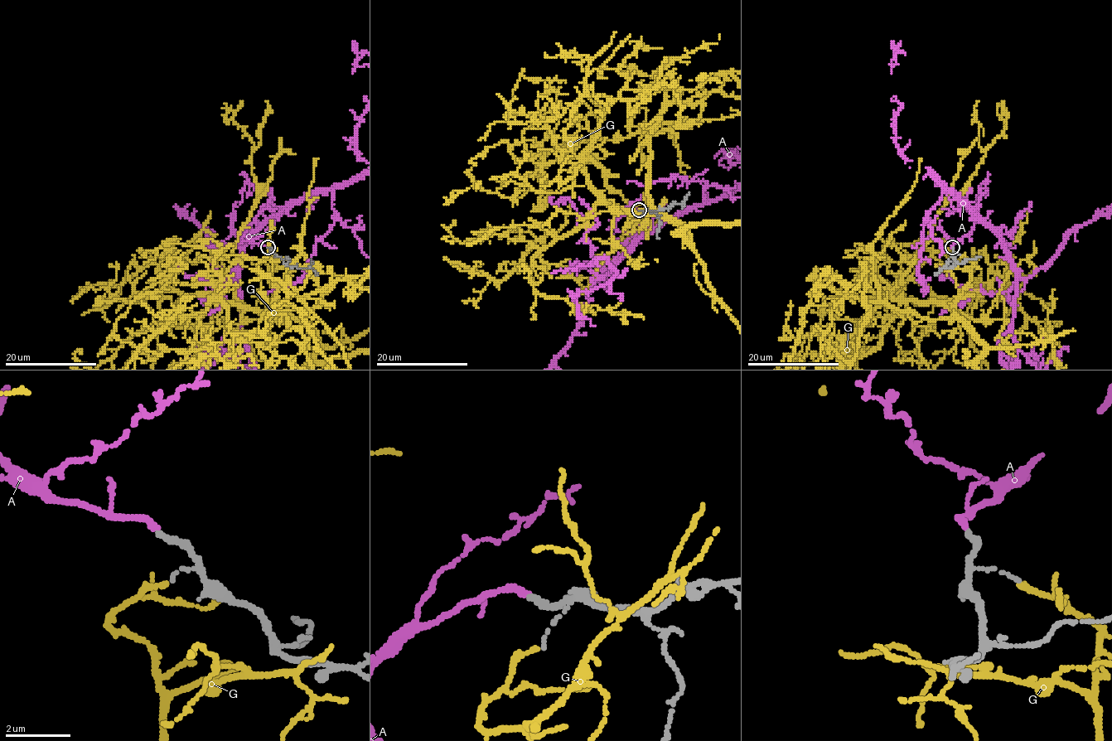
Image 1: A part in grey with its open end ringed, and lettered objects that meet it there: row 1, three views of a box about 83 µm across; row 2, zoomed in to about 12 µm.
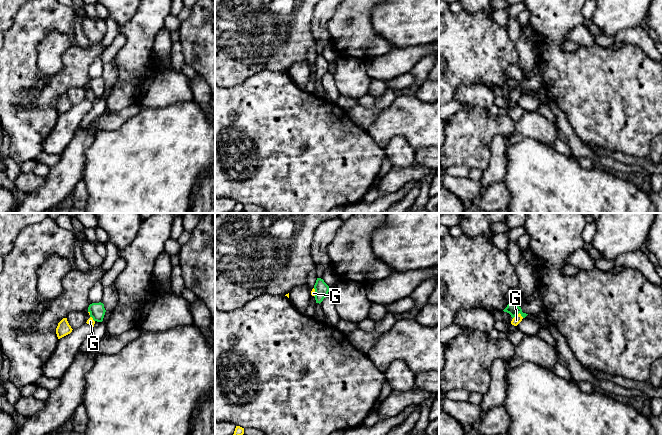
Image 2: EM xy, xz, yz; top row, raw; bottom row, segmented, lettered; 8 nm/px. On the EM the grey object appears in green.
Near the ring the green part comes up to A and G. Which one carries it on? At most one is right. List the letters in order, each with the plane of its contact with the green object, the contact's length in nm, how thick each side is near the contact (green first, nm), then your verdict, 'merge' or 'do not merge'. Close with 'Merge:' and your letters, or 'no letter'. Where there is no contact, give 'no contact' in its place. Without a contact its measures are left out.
A: no contact | merge
G: yz | 90 nm | 90/70 nm | do not merge
Merge: A

